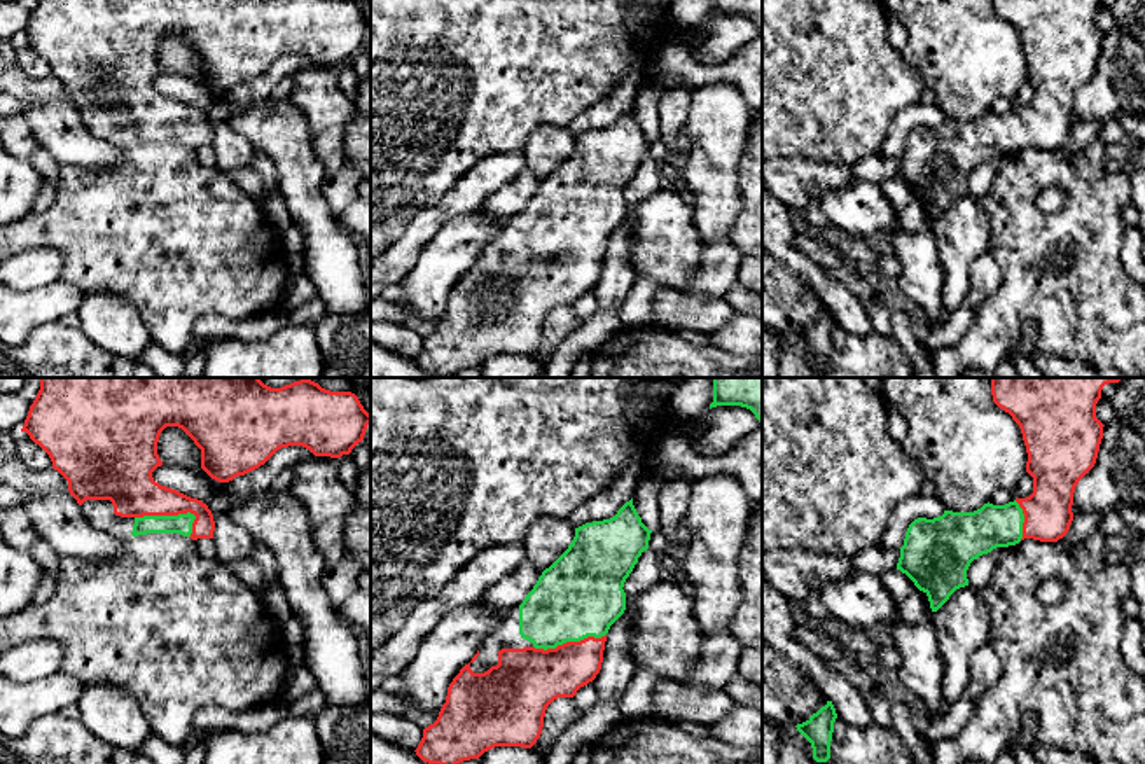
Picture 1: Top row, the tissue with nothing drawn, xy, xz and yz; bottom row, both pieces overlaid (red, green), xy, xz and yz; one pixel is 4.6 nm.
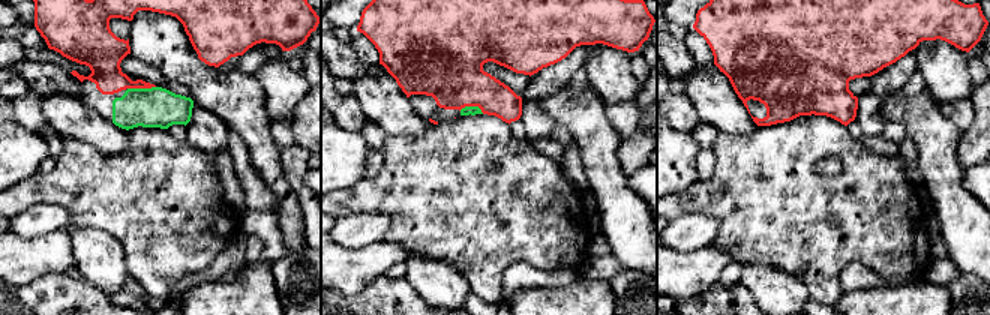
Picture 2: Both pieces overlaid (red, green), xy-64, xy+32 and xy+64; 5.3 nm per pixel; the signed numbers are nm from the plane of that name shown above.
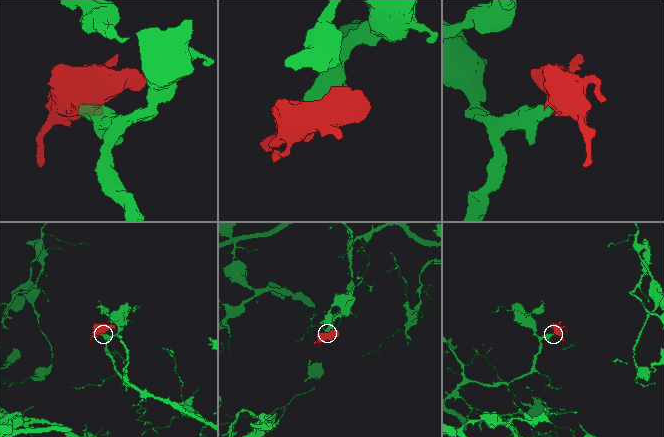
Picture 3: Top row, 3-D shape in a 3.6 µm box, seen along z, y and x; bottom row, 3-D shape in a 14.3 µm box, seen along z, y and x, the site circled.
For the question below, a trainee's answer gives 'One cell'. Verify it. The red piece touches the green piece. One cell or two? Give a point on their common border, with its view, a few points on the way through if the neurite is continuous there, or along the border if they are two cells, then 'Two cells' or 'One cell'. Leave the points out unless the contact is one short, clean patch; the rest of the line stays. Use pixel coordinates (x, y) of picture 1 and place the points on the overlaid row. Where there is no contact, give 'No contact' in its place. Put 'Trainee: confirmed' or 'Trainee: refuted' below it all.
Touches red at xy (166, 514). Path across: xy (126, 479), (156, 509), (166, 514), (182, 523). One cell
Trainee: confirmed

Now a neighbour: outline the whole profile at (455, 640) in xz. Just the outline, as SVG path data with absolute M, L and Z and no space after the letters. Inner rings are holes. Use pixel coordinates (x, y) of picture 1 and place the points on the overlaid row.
M482 600L448 614L399 675L407 685L400 698L423 712L441 710L453 678L472 661L507 614L489 610Z

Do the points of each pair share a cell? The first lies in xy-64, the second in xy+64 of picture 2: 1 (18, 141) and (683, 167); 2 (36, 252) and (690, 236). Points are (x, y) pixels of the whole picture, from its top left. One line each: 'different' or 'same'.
1: same
2: different

